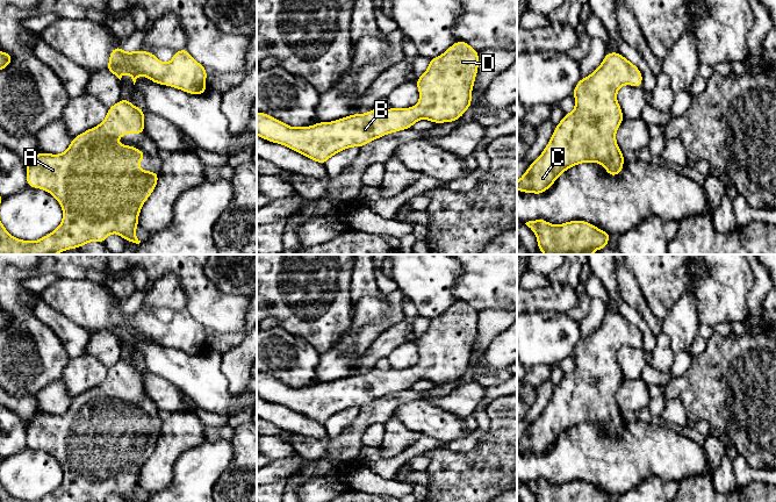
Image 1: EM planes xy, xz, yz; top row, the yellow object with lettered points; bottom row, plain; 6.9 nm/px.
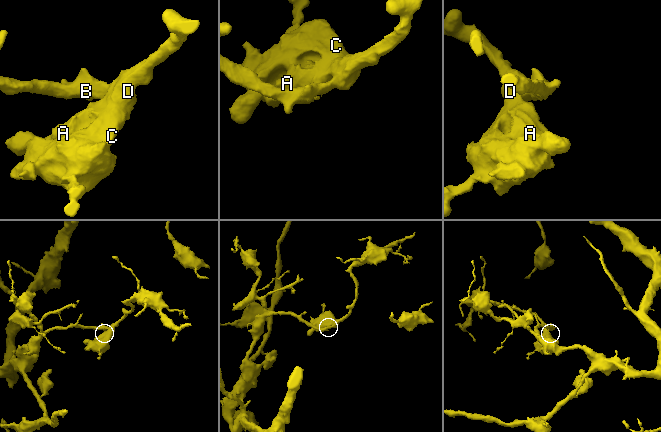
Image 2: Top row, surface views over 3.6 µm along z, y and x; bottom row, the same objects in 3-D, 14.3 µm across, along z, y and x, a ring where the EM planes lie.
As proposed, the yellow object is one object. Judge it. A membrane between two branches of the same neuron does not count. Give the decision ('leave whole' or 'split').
leave whole

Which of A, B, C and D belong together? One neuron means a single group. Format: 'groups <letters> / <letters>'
groups A B C D

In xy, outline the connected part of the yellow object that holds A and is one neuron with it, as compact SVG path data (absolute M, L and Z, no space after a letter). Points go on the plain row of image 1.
M122 359L108 368L106 379L99 386L73 397L63 414L38 413L27 422L27 446L50 453L63 469L62 483L52 493L34 502L106 502L110 494L118 494L125 502L141 502L135 494L139 487L138 476L141 468L156 450L159 433L137 428L145 419L145 411L116 403L125 394L145 394L144 367L137 368L128 359Z

